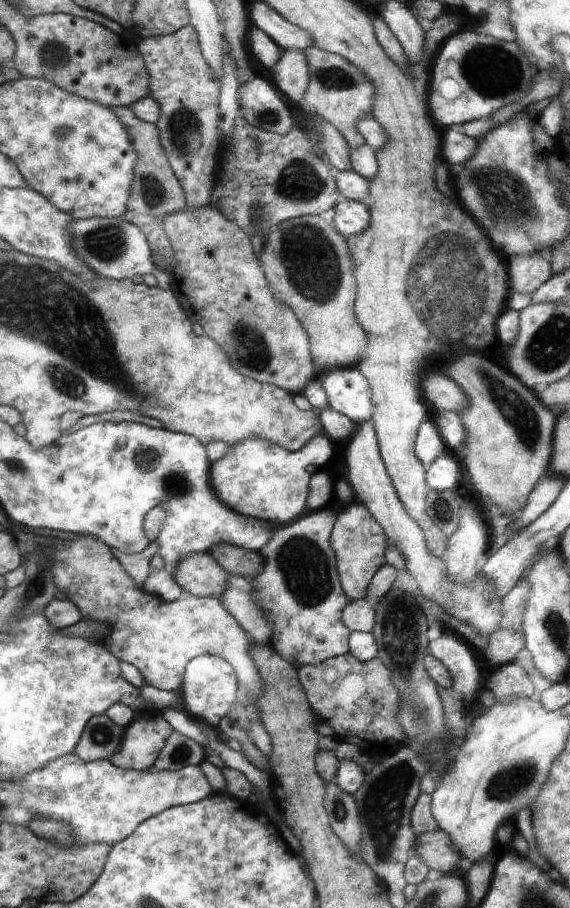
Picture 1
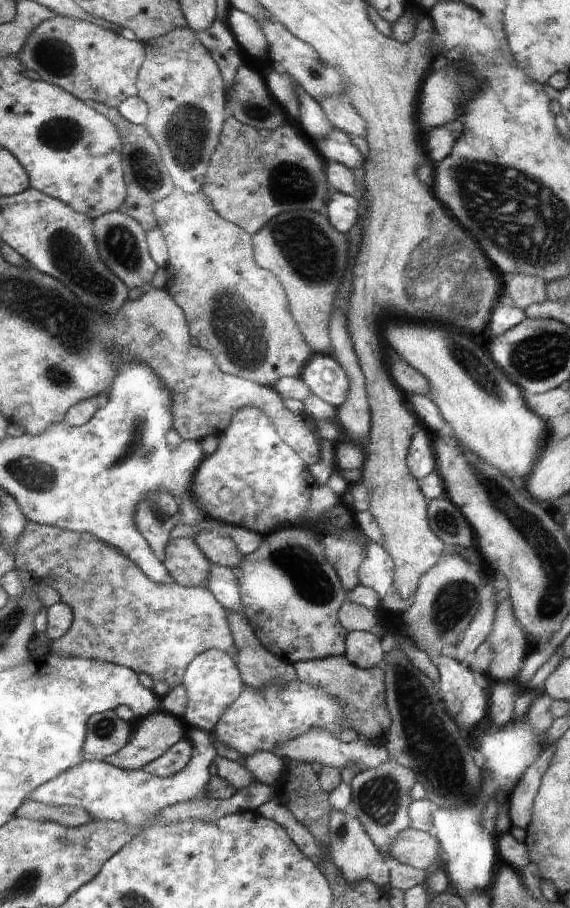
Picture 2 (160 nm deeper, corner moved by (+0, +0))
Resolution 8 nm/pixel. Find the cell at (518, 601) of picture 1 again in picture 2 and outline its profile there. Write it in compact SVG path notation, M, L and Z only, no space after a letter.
M504 600L495 608L491 631L487 641L493 648L488 672L496 680L510 680L523 666L526 654L524 630L514 616L511 600Z

